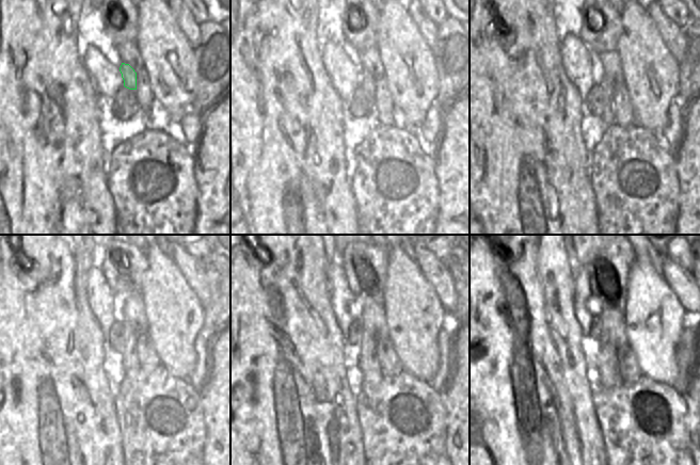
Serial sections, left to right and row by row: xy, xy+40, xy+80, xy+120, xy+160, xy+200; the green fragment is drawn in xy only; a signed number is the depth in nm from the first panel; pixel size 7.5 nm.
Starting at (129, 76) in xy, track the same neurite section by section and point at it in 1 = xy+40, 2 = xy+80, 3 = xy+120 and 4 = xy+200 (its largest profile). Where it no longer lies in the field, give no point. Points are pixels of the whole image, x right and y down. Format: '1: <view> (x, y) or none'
1: xy+40 (367, 81)
2: xy+80 (607, 86)
3: xy+120 (129, 358)
4: xy+200 (607, 375)

